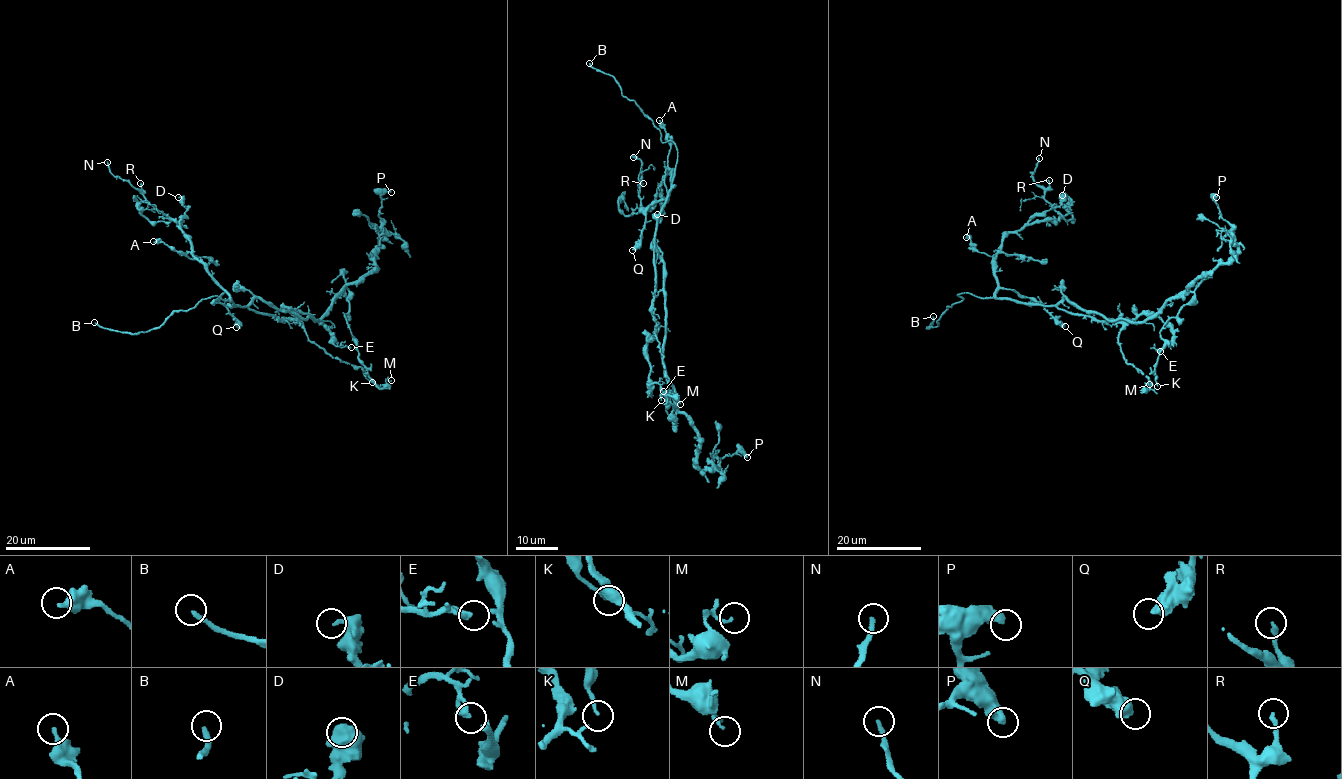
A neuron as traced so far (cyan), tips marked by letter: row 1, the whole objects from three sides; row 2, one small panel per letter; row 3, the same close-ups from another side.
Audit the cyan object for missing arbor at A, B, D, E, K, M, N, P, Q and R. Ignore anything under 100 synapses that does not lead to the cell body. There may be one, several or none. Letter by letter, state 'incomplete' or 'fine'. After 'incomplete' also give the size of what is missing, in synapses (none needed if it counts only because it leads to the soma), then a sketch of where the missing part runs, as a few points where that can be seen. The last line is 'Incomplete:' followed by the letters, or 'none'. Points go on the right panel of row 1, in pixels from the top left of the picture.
A: fine
B: incomplete; course (933, 316), (935, 308), (952, 306), (989, 321), (984, 323), (981, 314), (892, 308)
D: fine
E: fine
K: fine
M: fine
N: fine
P: fine
Q: fine
R: fine
Incomplete: B

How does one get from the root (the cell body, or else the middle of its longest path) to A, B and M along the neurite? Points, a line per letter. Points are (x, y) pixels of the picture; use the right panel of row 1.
A: (1063, 297), (1053, 305), (1000, 299), (994, 294), (998, 285), (994, 257), (975, 251), (966, 237)
B: (1063, 297), (1053, 305), (1027, 305), (959, 293), (962, 299), (946, 306), (937, 327), (927, 327), (933, 316)
M: (1063, 297), (1098, 320), (1121, 322), (1122, 352), (1146, 376), (1145, 392), (1149, 384)

